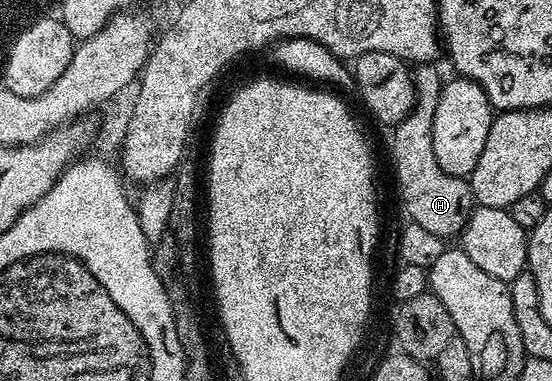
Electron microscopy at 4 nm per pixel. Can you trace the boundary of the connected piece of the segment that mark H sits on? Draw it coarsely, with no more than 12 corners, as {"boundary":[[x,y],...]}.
{"boundary":[[411,69],[416,105],[391,129],[408,220],[441,238],[472,217],[472,185],[434,158],[446,83]]}

